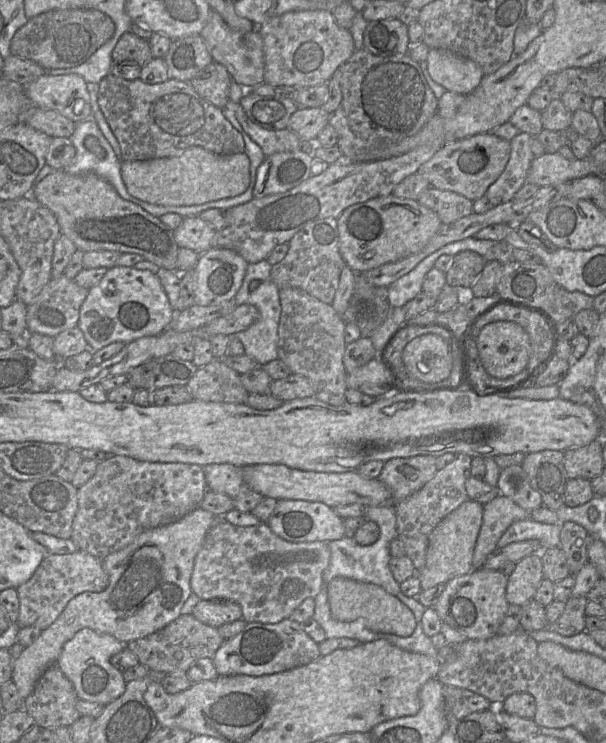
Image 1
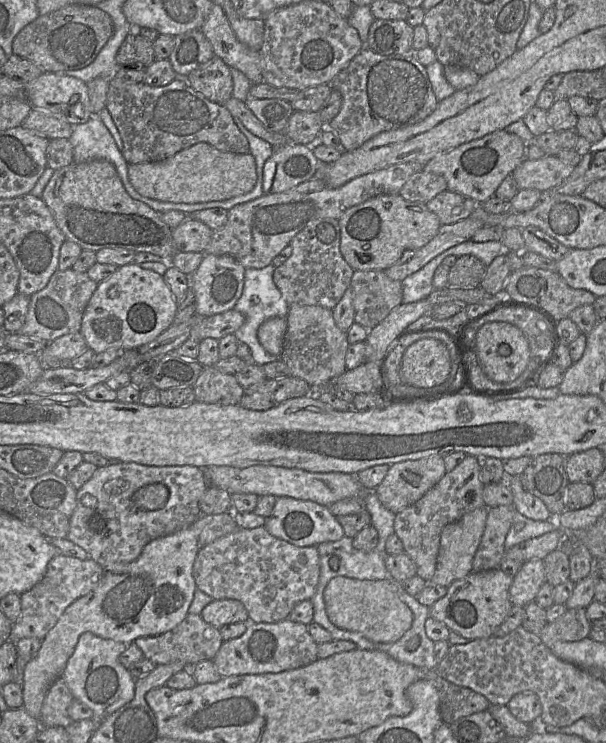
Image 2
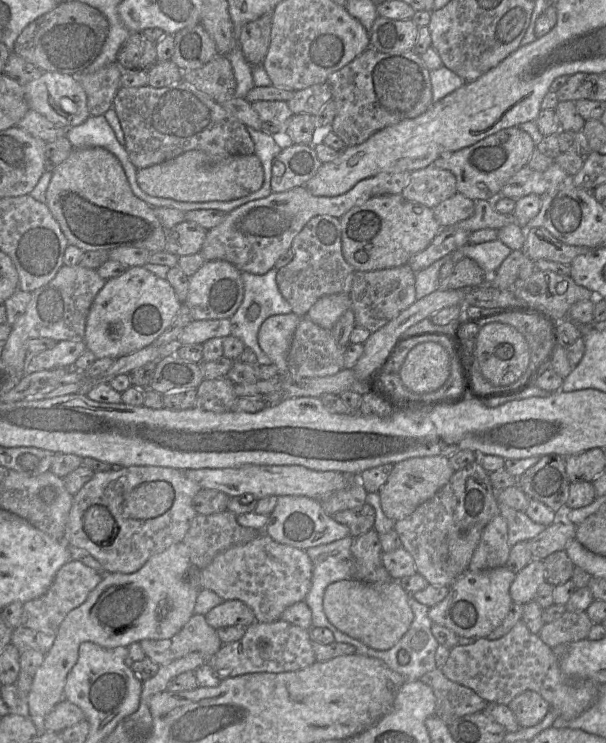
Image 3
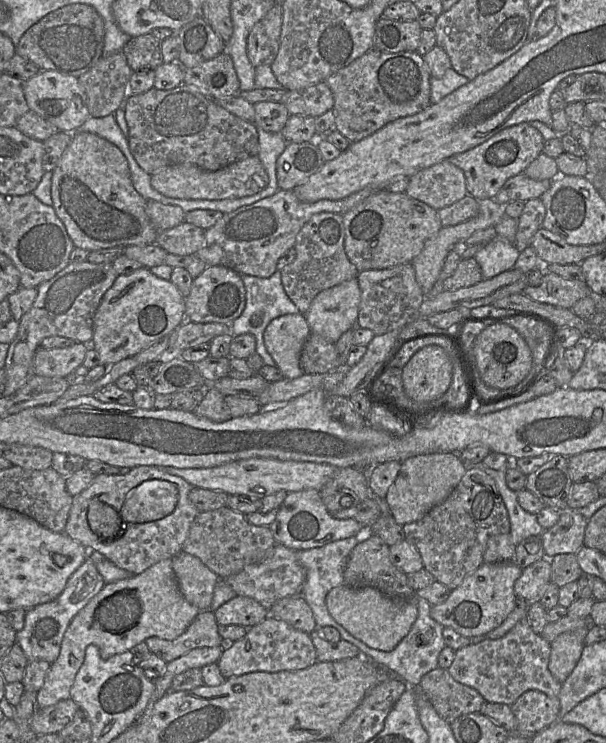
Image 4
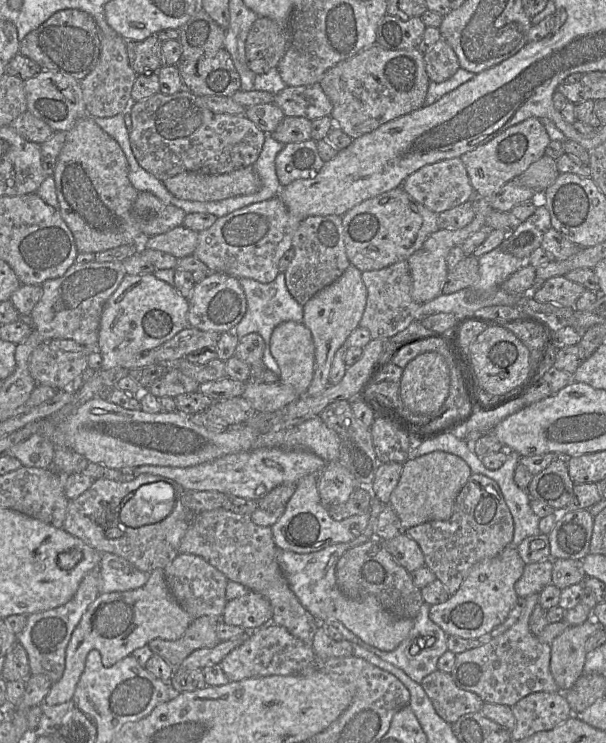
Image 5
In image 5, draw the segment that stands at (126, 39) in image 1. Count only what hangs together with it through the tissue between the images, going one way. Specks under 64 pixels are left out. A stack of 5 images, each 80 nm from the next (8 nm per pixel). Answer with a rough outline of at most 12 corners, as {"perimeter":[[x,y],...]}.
{"perimeter":[[156,35],[127,41],[129,64],[137,75],[159,72],[165,65]]}

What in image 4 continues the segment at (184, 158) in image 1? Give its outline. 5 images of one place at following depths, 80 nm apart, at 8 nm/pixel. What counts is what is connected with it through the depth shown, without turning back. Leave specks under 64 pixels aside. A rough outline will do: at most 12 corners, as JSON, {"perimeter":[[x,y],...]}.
{"perimeter":[[259,157],[216,171],[176,164],[153,175],[164,196],[248,197],[268,184]]}

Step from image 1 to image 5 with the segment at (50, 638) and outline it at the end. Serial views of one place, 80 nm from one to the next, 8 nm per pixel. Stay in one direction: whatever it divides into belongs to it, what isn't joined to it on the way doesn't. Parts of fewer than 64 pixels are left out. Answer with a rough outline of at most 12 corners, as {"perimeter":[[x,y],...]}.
{"perimeter":[[160,568],[100,593],[75,627],[43,703],[72,700],[89,651],[110,667],[193,618]]}

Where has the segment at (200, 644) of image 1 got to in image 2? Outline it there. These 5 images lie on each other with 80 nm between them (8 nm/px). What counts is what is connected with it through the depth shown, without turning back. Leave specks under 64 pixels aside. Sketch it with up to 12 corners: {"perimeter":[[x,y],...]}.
{"perimeter":[[201,615],[133,641],[155,665],[213,660],[224,640]]}

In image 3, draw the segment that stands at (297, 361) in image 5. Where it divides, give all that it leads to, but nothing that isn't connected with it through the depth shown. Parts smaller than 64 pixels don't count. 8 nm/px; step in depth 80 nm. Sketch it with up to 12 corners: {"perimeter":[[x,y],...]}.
{"perimeter":[[300,316],[268,317],[258,332],[263,352],[288,373],[287,356]]}

